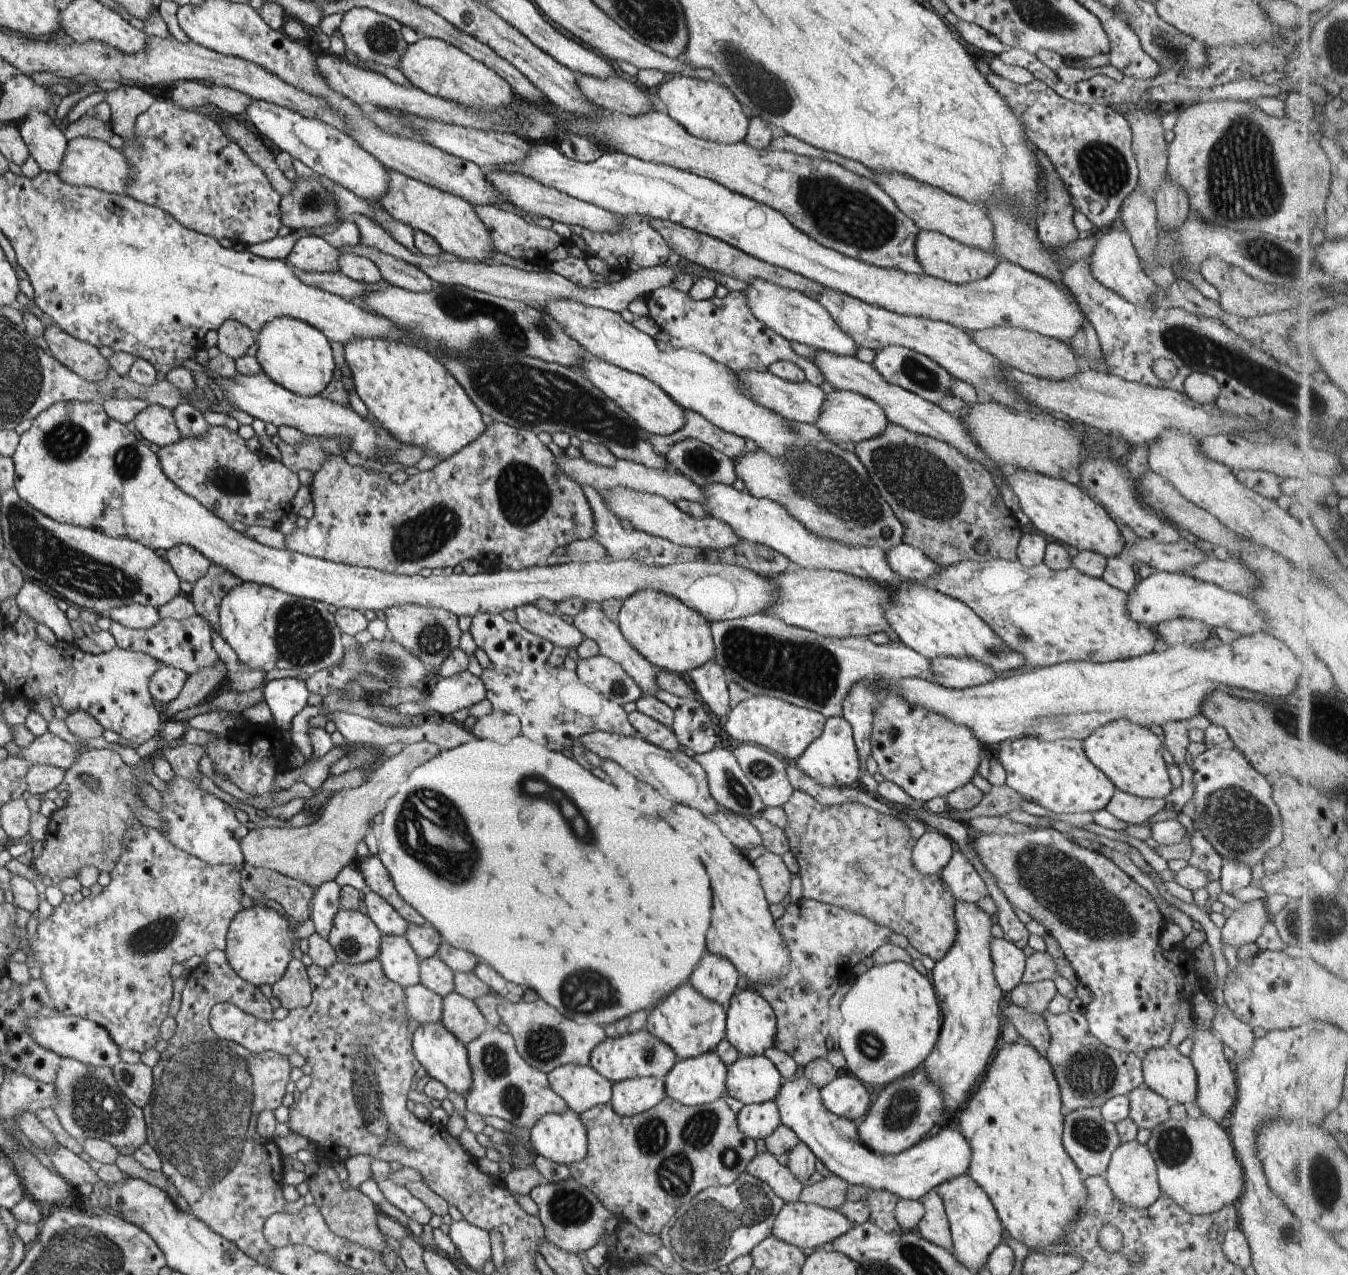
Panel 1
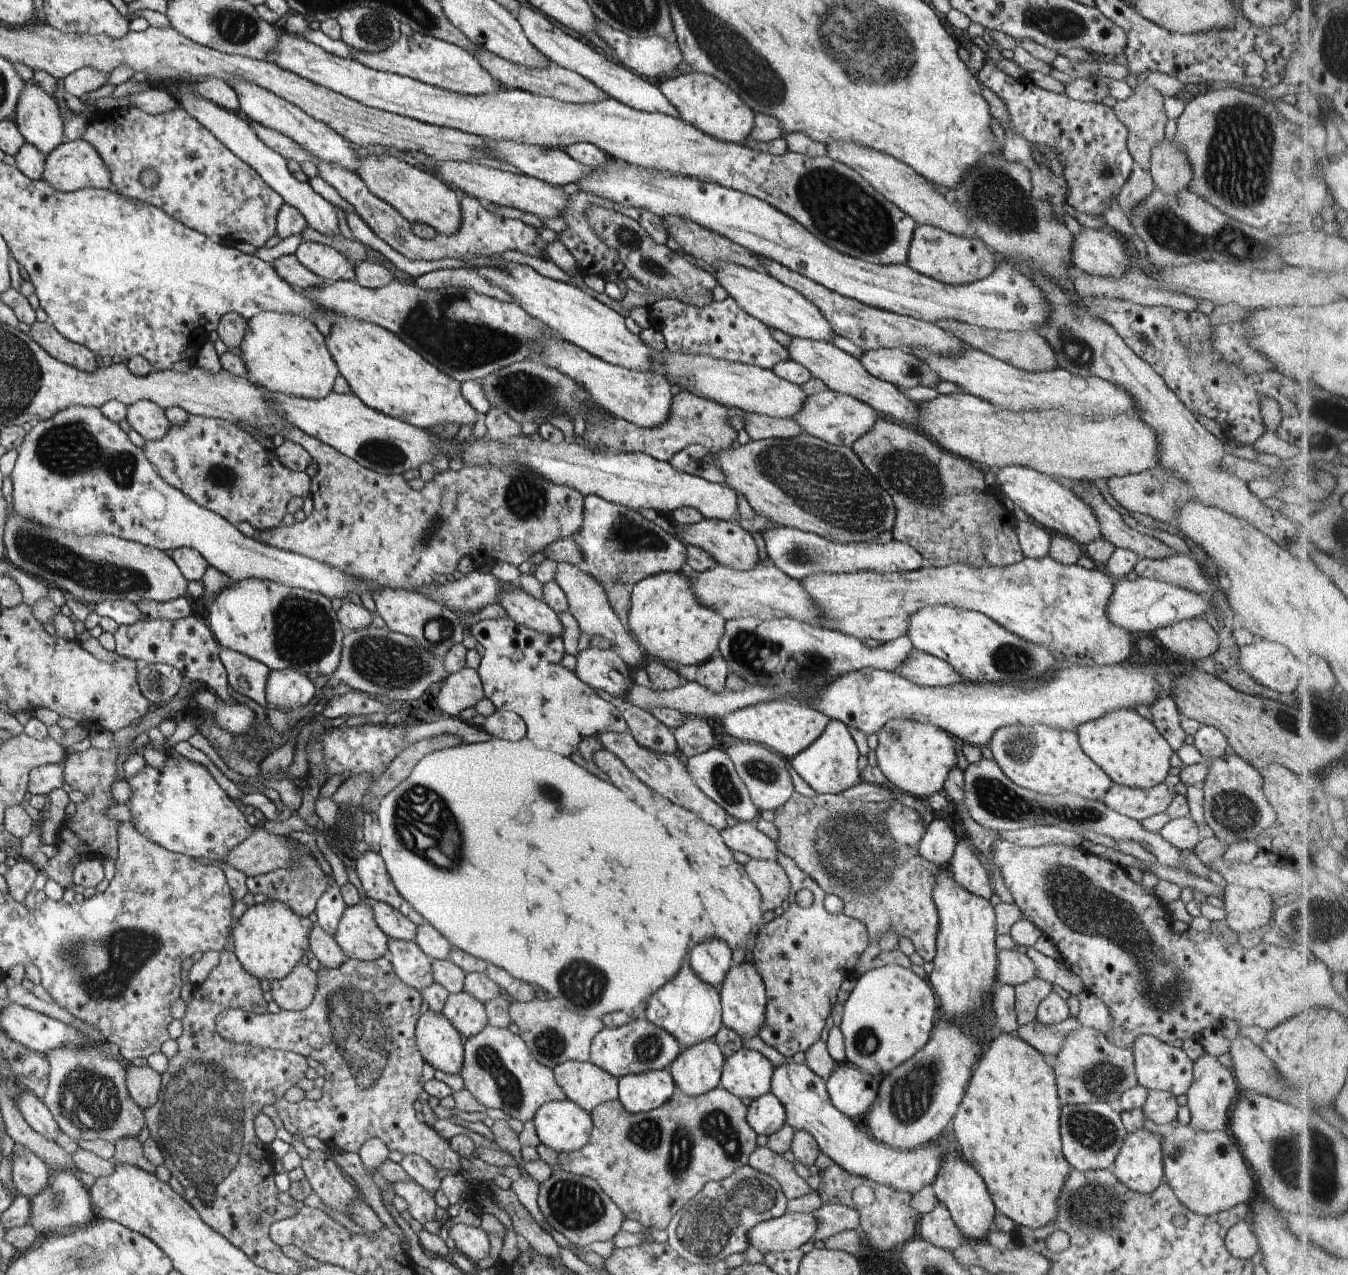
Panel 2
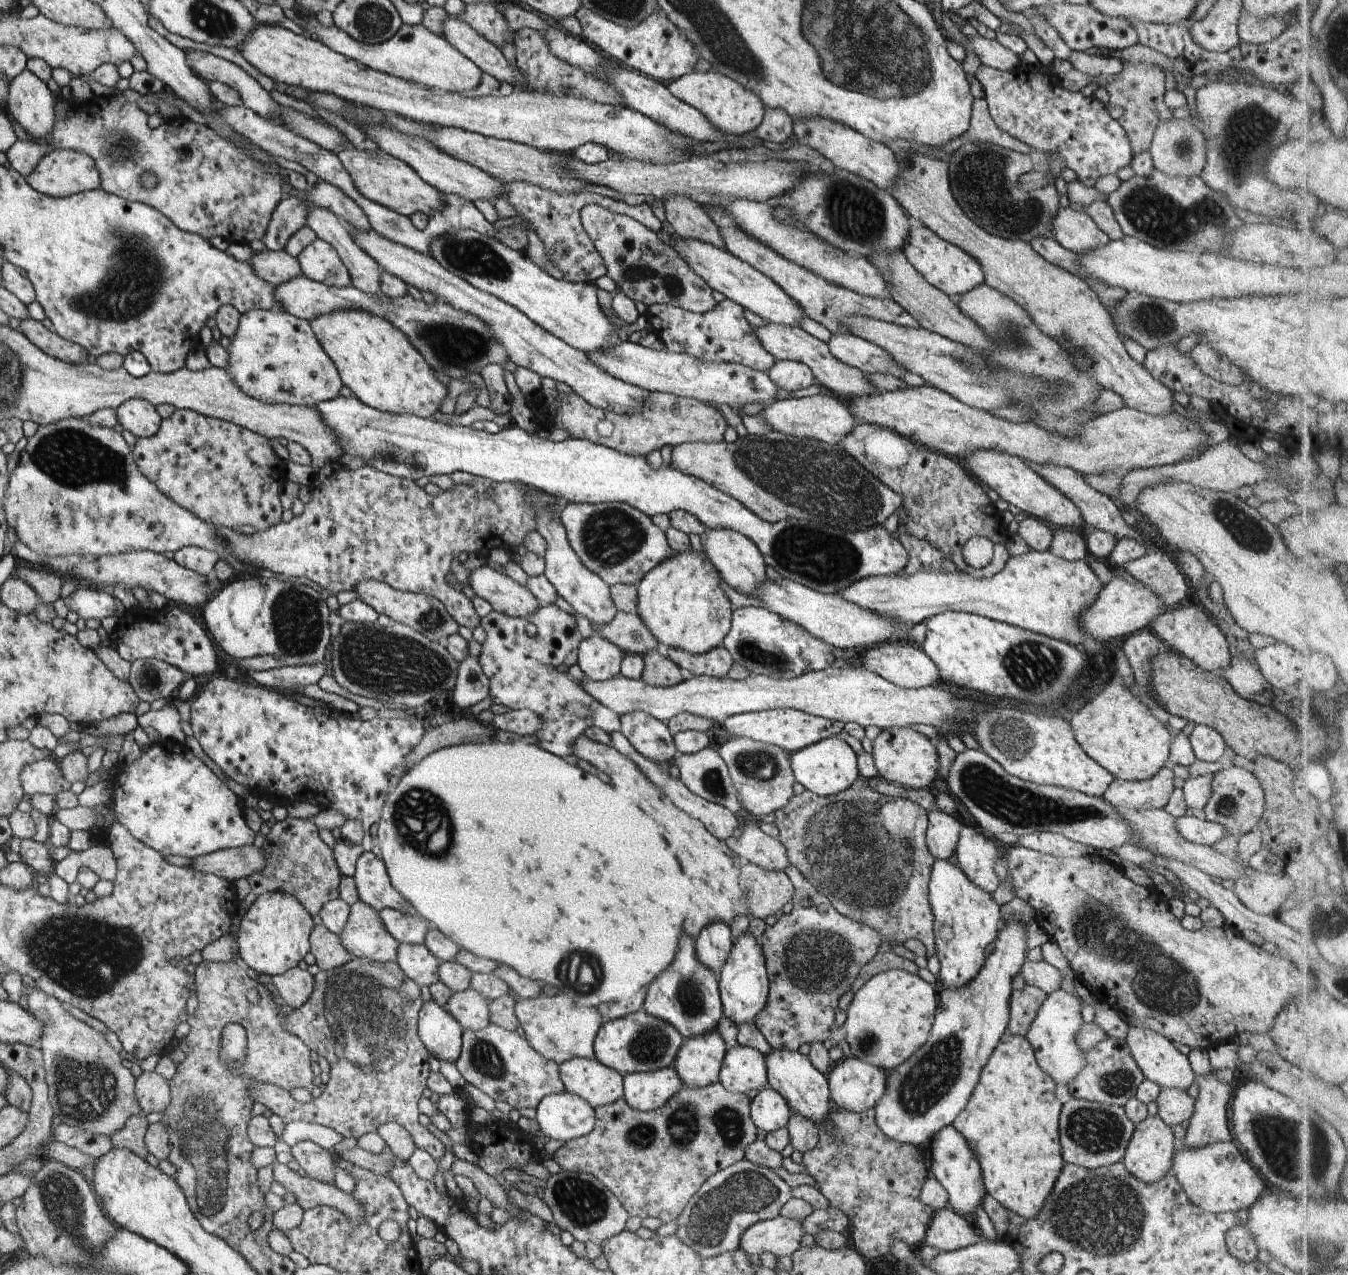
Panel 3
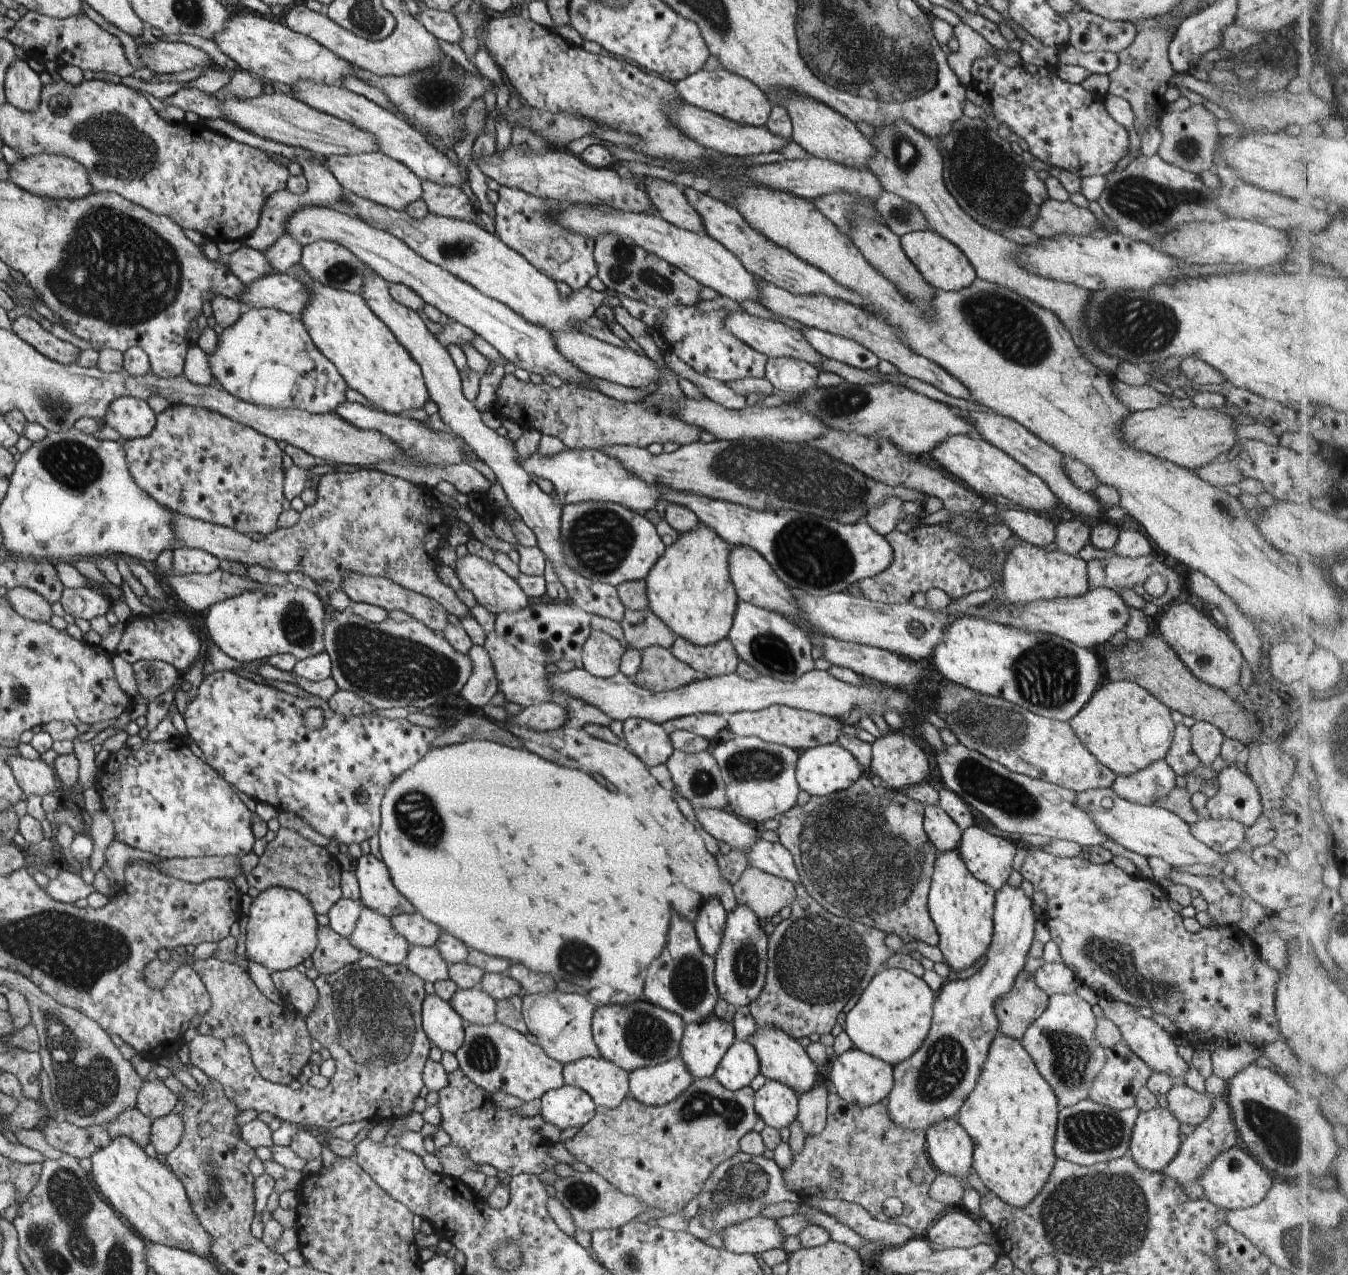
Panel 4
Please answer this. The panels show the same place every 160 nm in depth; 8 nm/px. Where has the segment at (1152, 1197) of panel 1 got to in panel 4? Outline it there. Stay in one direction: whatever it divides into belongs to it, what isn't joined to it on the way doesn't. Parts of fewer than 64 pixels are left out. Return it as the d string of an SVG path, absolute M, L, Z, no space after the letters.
M1168 1107L1140 1111L1131 1132L1128 1154L1140 1168L1161 1172L1179 1151L1180 1125Z

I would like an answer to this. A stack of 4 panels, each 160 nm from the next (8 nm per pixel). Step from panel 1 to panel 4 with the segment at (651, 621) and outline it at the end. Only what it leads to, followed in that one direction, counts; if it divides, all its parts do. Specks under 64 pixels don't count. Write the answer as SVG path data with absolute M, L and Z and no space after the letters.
M706 523L682 533L652 566L646 581L650 610L675 636L706 646L728 636L739 601L729 571L732 547Z

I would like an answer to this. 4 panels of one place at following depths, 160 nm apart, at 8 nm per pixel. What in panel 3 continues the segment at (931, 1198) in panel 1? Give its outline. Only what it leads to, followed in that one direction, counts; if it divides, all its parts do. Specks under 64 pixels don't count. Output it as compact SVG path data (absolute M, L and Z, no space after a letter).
M943 1208L935 1212L924 1242L940 1251L953 1251L984 1239L970 1218Z

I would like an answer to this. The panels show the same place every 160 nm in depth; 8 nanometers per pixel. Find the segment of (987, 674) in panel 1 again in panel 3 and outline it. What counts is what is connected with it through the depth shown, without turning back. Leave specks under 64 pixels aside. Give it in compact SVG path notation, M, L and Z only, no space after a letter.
M888 641L880 645L874 645L858 652L855 663L859 663L874 674L881 676L892 684L904 687L905 689L921 689L930 687L940 680L938 667L935 662L912 642Z

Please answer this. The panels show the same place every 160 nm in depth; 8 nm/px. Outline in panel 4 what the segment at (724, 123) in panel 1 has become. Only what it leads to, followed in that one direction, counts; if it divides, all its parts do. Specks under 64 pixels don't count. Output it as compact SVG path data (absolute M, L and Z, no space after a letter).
M702 68L685 79L679 80L675 87L682 101L689 105L713 112L743 125L764 126L773 106L768 94L760 90L750 79L734 74L725 68L712 72Z

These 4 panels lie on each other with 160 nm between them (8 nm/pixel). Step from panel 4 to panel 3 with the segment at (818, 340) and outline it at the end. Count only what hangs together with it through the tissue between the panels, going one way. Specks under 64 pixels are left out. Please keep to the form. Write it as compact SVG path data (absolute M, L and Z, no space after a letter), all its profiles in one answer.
M832 333L826 344L840 362L857 368L864 374L898 377L905 370L885 350L850 333Z

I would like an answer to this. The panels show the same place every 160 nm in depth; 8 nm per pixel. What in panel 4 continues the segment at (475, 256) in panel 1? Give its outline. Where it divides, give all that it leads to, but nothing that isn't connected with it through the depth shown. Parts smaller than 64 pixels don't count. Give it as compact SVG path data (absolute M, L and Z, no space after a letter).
M381 151L361 155L332 155L326 157L327 169L346 192L370 199L372 202L401 211L423 196L424 183L405 163L390 158Z

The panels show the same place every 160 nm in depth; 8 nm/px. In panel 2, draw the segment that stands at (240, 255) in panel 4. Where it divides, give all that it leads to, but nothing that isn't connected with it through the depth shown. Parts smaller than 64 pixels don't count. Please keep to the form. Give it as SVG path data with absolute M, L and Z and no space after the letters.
M293 253L291 255L282 255L270 263L278 276L285 280L296 290L306 291L308 288L316 287L324 280L311 270L308 270Z

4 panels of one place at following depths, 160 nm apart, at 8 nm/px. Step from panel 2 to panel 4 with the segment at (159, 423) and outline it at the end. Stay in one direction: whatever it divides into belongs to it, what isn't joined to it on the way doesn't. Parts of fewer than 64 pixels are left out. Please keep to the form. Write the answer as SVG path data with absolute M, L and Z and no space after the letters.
M136 397L117 398L110 404L104 417L104 424L114 428L126 439L148 436L157 424L157 414L153 407Z

